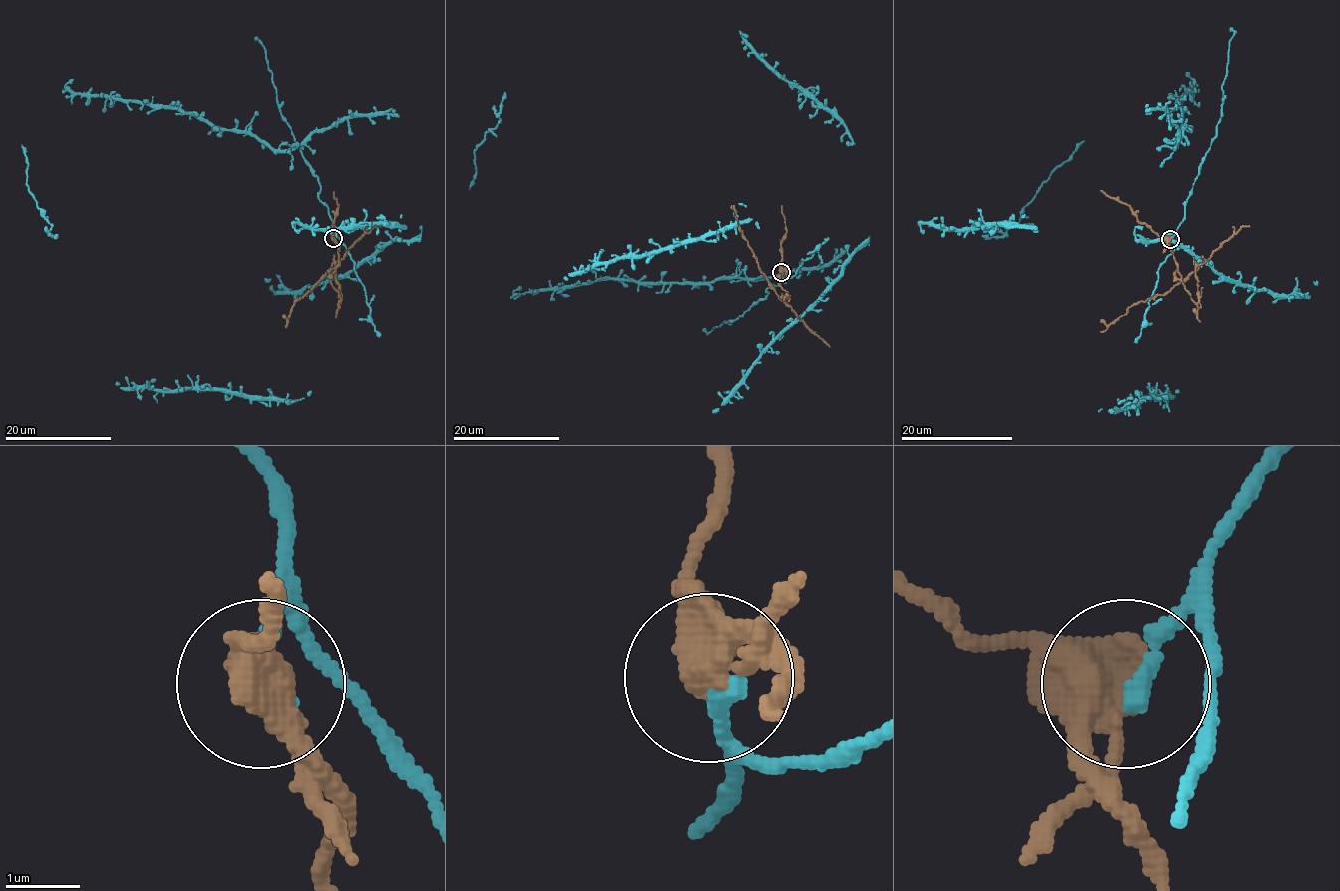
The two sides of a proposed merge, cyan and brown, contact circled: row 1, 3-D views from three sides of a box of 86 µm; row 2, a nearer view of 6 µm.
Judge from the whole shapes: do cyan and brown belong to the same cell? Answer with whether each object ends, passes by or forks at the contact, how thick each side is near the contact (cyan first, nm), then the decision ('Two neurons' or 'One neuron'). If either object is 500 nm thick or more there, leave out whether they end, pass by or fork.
At the ring cyan ends. At the ring brown passes by. Thickness 260 nm (cyan) against 480 nm. Two neurons

